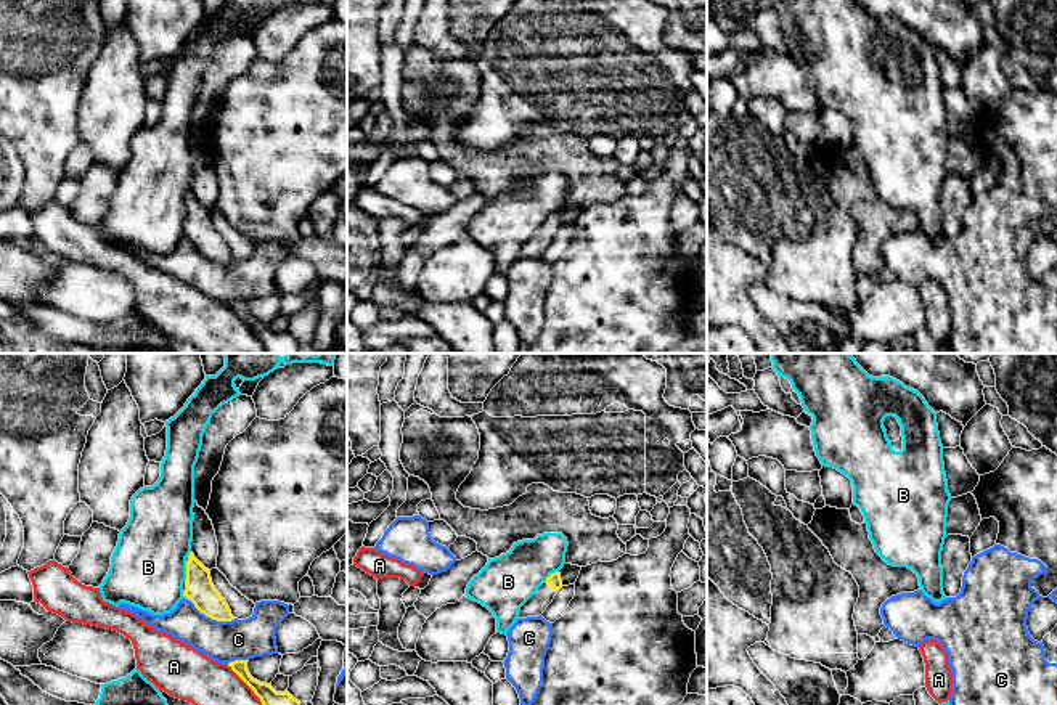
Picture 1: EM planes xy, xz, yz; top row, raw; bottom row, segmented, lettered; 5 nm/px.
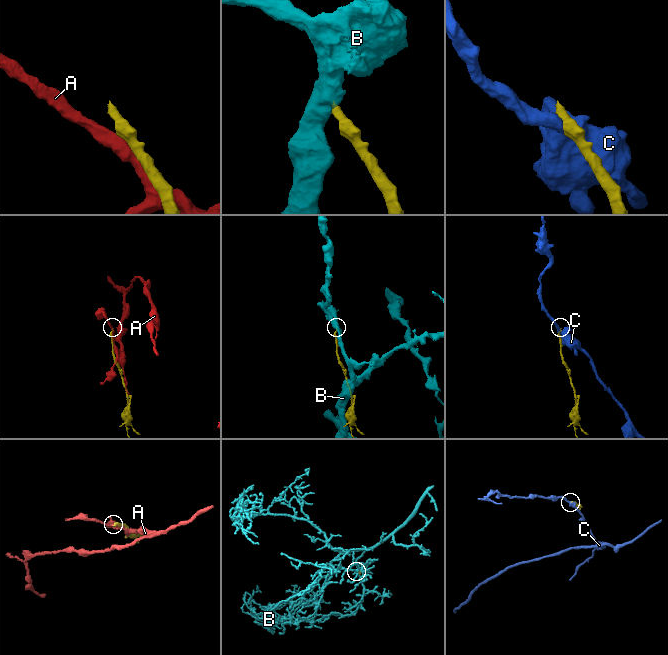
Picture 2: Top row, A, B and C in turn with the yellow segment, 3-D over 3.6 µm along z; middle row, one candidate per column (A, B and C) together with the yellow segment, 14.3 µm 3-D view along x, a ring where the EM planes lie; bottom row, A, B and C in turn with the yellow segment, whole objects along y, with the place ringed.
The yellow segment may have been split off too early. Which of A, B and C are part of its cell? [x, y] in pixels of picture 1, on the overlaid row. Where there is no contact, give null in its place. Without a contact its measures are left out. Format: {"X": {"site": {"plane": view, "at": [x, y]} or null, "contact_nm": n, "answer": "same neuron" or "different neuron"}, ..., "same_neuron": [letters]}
{"A": {"site": {"plane": "xy", "at": [246, 683]}, "contact_nm": 260, "answer": "different neuron"}, "B": {"site": {"plane": "xy", "at": [187, 570]}, "contact_nm": 90, "answer": "different neuron"}, "C": {"site": {"plane": "xy", "at": [212, 619]}, "contact_nm": 260, "answer": "different neuron"}, "same_neuron": []}

